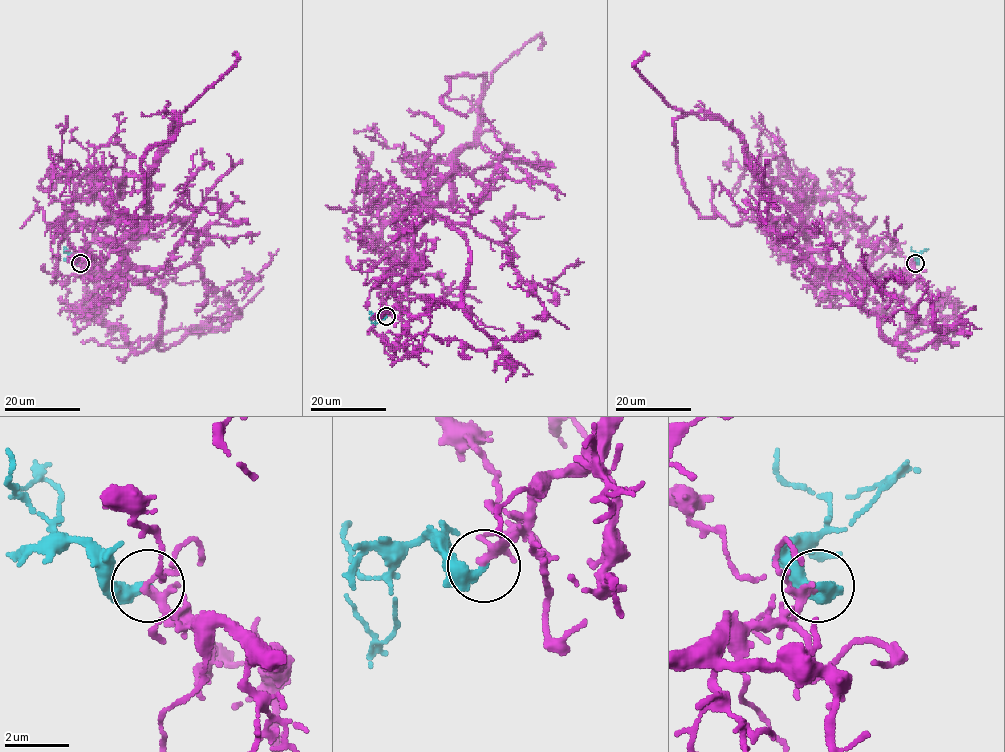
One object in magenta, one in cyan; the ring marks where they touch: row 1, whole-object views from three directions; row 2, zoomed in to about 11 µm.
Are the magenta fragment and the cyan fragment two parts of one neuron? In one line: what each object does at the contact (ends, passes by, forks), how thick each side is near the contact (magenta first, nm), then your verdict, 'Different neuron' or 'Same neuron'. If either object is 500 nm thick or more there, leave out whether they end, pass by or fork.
At the ring magenta forks. At the ring cyan passes by. Thickness 170 nm (magenta) against 280 nm. Same neuron

